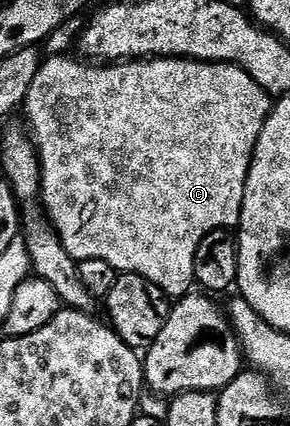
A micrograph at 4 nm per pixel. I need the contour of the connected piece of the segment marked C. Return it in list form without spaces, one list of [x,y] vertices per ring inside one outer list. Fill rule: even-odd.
[[[70,56],[43,59],[36,70],[36,78],[32,78],[32,86],[28,86],[24,105],[25,123],[32,133],[42,167],[42,207],[58,231],[60,242],[64,242],[64,250],[68,250],[74,260],[100,258],[100,262],[108,262],[108,266],[115,268],[119,274],[140,274],[148,278],[148,282],[160,286],[167,297],[181,298],[195,287],[194,267],[200,242],[204,242],[204,238],[213,232],[238,227],[248,170],[252,166],[256,142],[264,130],[264,122],[270,117],[272,97],[236,64],[210,64],[207,60],[188,60],[177,56],[135,58],[125,62],[110,62],[105,66],[98,62],[78,60]]]

